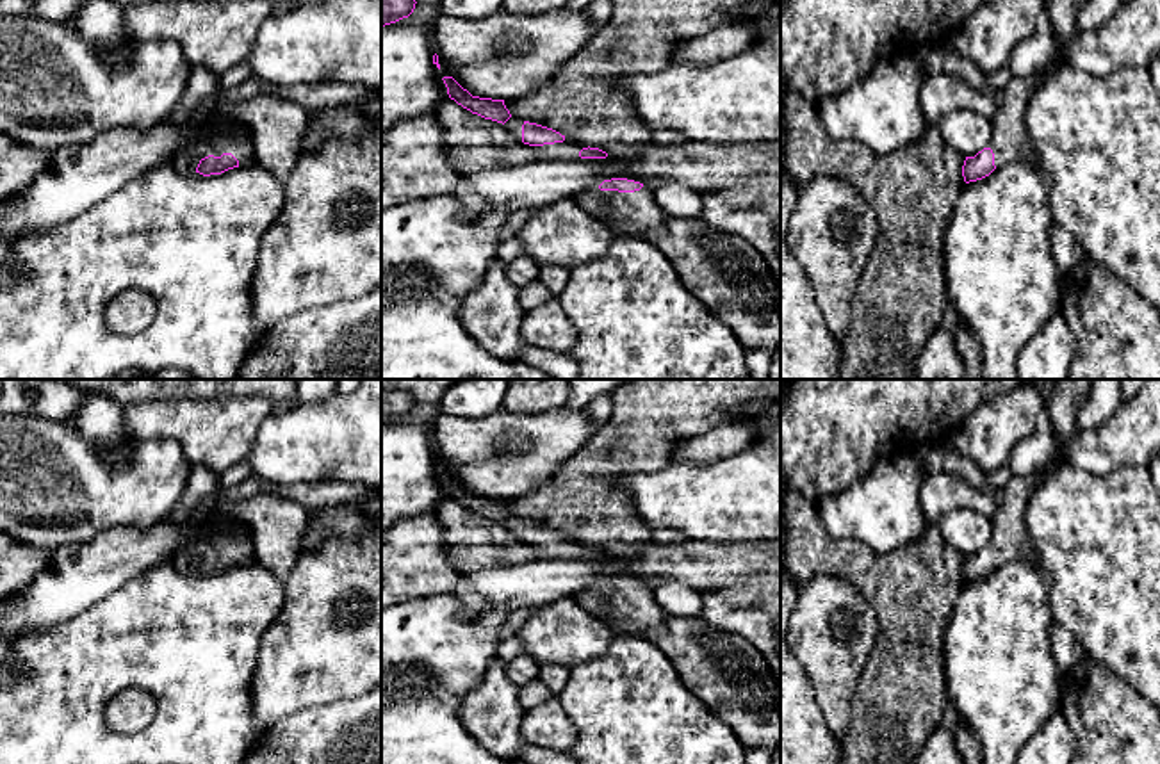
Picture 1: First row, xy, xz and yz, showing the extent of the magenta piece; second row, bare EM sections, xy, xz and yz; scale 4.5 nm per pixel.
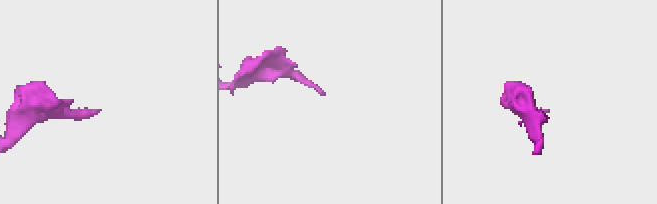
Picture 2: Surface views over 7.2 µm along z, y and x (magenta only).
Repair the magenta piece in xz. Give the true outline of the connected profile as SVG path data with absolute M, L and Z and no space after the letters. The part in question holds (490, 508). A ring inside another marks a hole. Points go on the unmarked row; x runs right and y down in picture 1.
M444 475L442 479L447 486L449 497L463 508L470 509L472 513L502 524L511 516L510 509L504 504L504 499L472 495L453 475Z

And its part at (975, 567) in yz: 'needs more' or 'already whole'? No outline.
needs more

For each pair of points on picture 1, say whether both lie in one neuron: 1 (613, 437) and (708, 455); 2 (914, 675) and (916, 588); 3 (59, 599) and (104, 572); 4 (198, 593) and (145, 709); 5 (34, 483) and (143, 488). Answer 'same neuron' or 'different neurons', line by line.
1: different neurons
2: same neuron
3: same neuron
4: different neurons
5: same neuron

